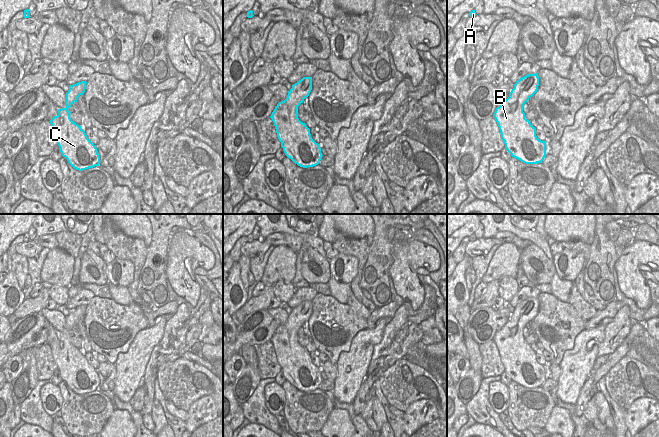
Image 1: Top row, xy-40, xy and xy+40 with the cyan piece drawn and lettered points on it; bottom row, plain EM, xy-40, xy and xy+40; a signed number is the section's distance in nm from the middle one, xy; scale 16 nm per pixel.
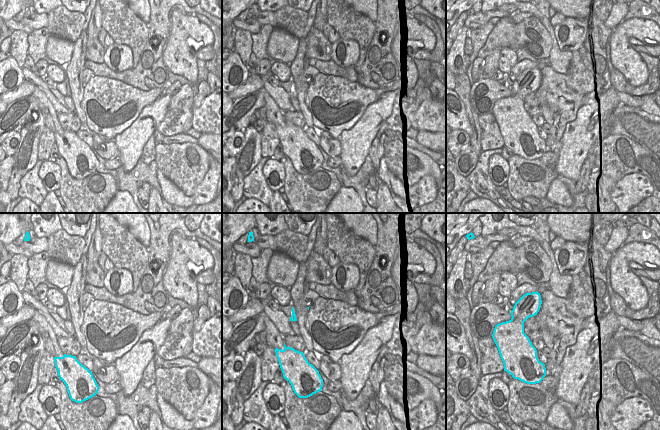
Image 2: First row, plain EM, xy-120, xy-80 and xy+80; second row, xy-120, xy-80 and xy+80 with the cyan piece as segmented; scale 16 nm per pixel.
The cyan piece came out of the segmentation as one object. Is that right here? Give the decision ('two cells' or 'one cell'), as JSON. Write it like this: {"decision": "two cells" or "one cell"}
{"decision": "one cell"}

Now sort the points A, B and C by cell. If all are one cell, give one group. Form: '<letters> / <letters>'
A B C

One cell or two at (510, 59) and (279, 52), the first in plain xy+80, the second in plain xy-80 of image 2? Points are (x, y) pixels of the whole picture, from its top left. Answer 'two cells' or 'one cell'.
two cells

